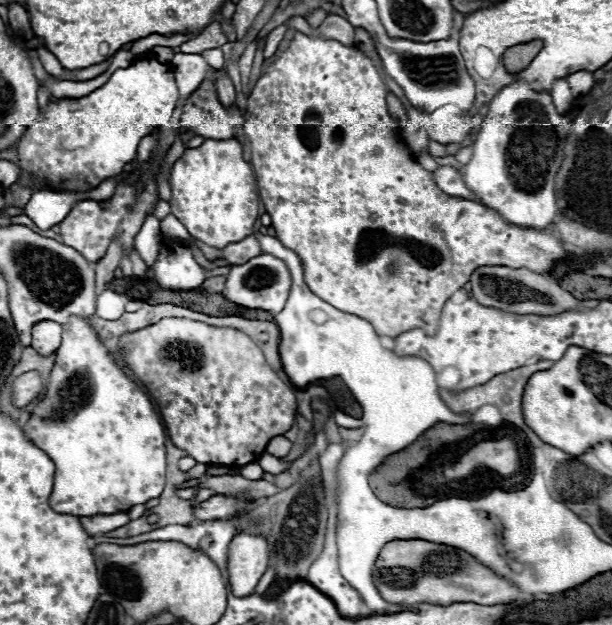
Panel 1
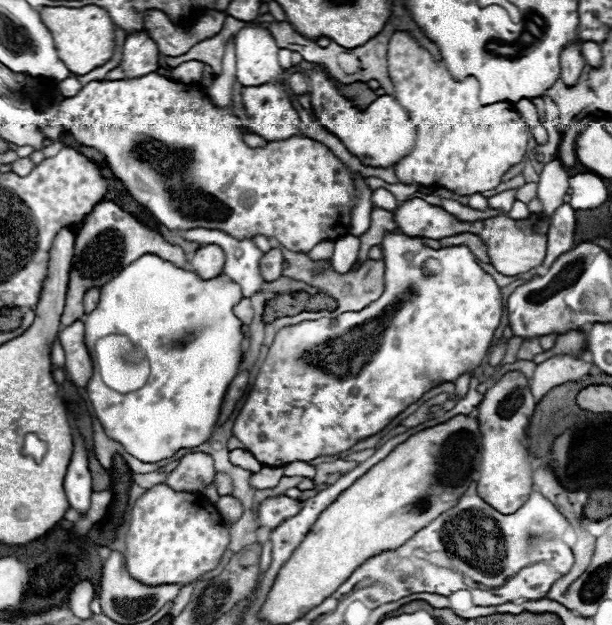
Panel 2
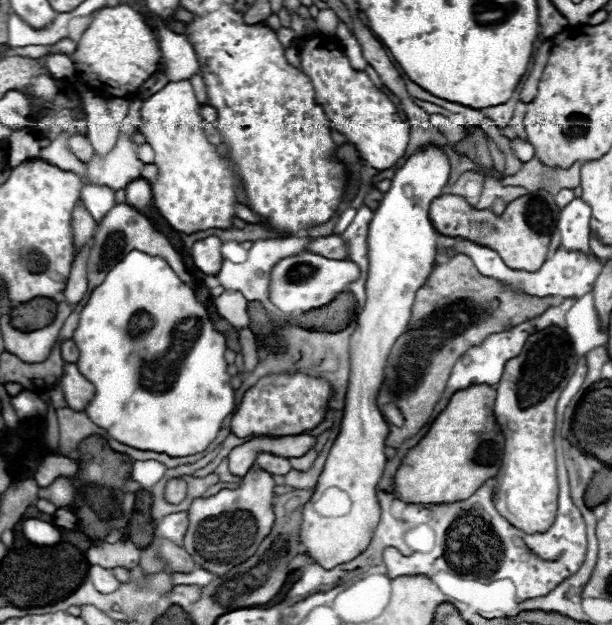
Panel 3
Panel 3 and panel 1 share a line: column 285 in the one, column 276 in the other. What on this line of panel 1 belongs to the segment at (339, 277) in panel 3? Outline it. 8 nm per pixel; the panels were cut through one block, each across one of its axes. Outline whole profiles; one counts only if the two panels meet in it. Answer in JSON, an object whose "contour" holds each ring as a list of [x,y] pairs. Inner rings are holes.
{"contour":[[[260,254],[252,260],[248,260],[246,264],[230,268],[222,296],[240,306],[260,308],[260,310],[268,310],[268,312],[276,314],[284,308],[288,292],[290,292],[290,272],[288,272],[286,264],[278,258],[274,258],[272,254]]]}

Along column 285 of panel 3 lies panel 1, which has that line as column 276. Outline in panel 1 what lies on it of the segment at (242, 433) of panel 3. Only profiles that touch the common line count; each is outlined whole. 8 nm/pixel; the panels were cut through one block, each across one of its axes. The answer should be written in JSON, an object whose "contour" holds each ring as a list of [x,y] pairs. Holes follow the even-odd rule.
{"contour":[[[166,318],[120,340],[122,358],[142,380],[150,396],[158,402],[168,436],[174,446],[186,450],[200,464],[246,466],[256,462],[274,436],[288,432],[296,416],[296,396],[278,374],[264,362],[260,348],[240,330],[216,328],[186,318]]]}

